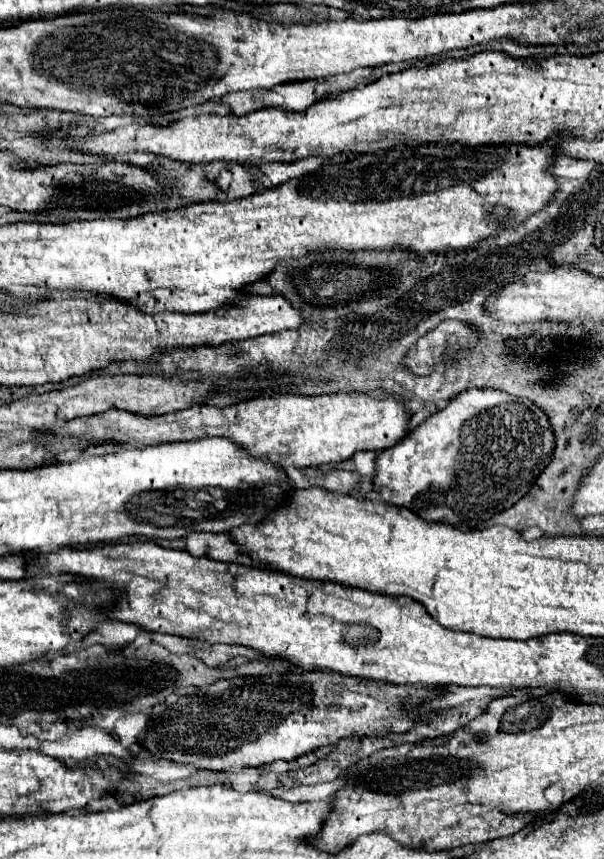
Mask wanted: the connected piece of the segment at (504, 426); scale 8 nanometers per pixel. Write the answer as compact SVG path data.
M468 388L454 396L448 406L408 432L396 446L376 456L374 488L380 498L394 506L406 506L426 522L464 526L464 522L486 522L494 514L514 506L548 466L554 436L546 414L530 400L500 390Z

